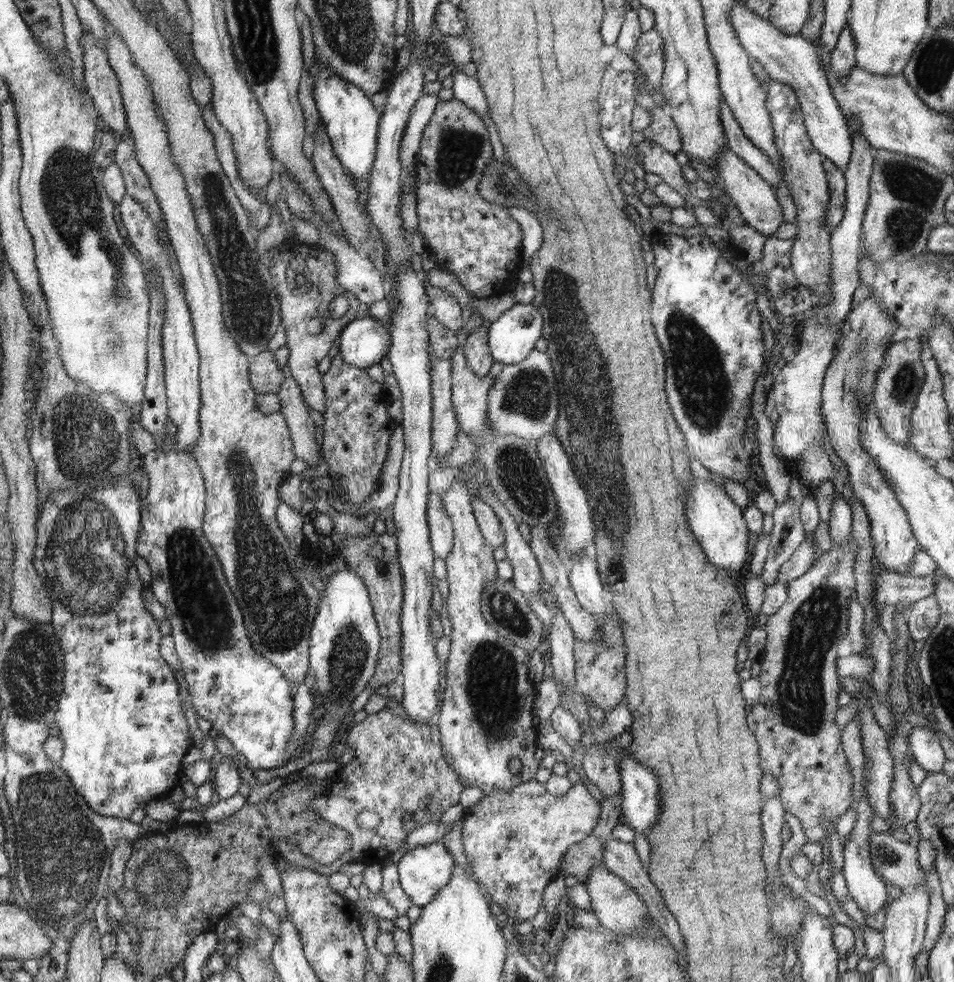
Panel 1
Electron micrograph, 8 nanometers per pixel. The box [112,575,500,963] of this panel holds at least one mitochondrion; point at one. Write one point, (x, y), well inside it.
(159, 881)

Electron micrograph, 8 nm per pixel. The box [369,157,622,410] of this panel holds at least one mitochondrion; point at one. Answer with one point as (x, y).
(510, 191)

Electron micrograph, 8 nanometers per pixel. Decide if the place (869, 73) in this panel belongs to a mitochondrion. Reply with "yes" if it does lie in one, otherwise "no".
no

